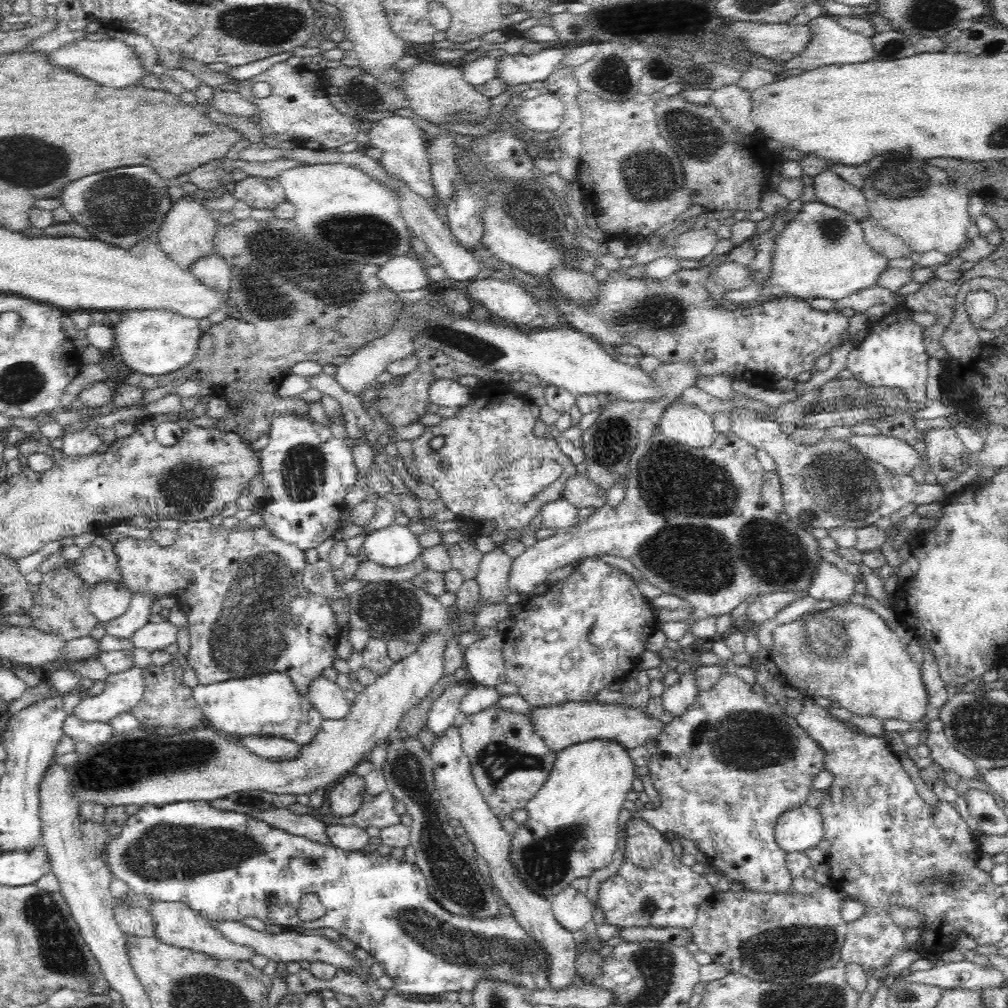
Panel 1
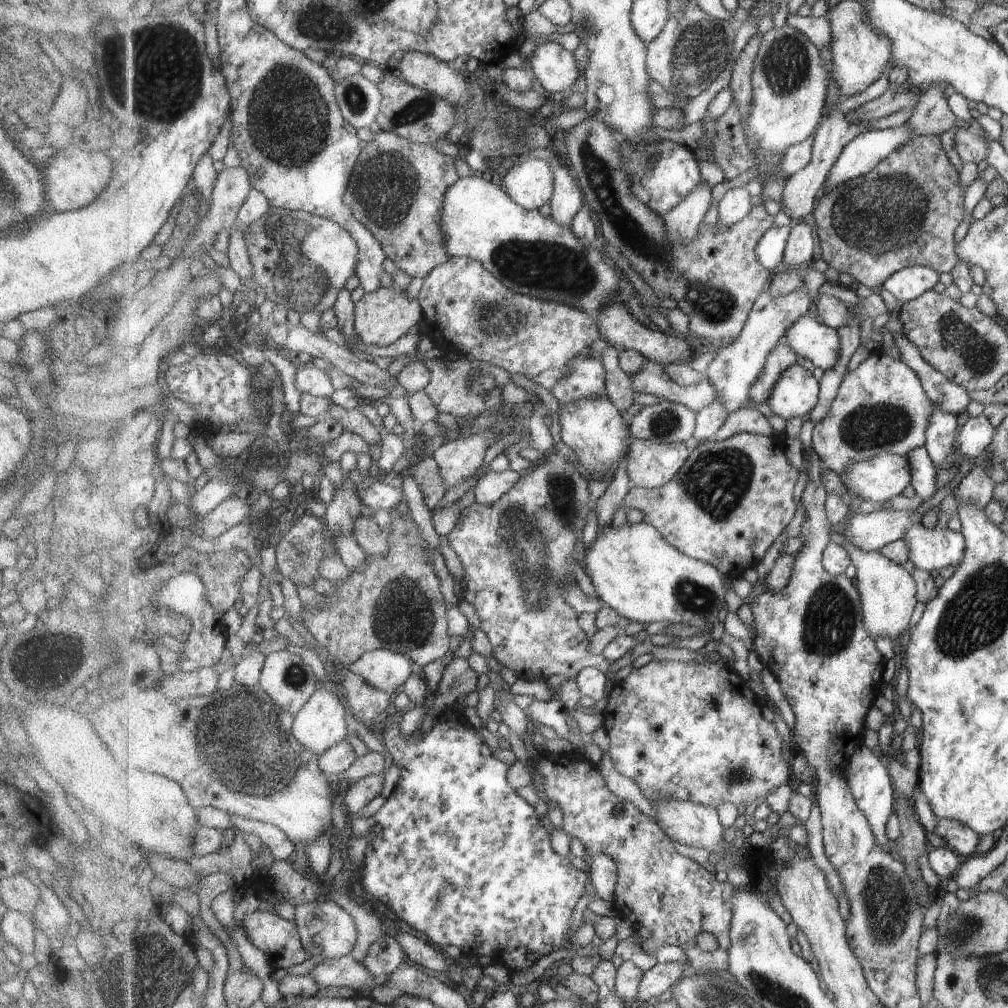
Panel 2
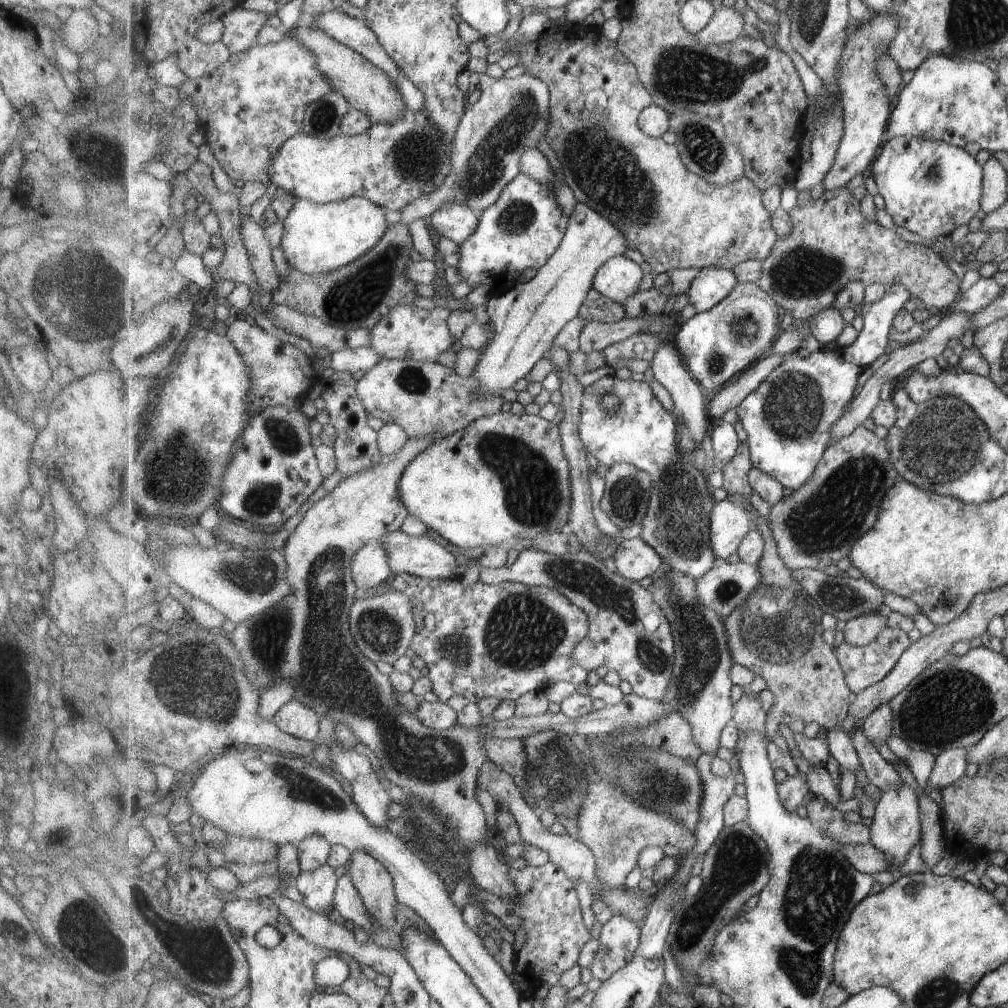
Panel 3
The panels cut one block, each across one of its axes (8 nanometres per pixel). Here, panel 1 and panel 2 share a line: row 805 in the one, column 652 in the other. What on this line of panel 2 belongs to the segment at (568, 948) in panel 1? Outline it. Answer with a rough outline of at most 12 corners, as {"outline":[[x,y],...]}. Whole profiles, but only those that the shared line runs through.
{"outline":[[634,439],[629,478],[637,488],[661,488],[692,455],[689,443]]}

